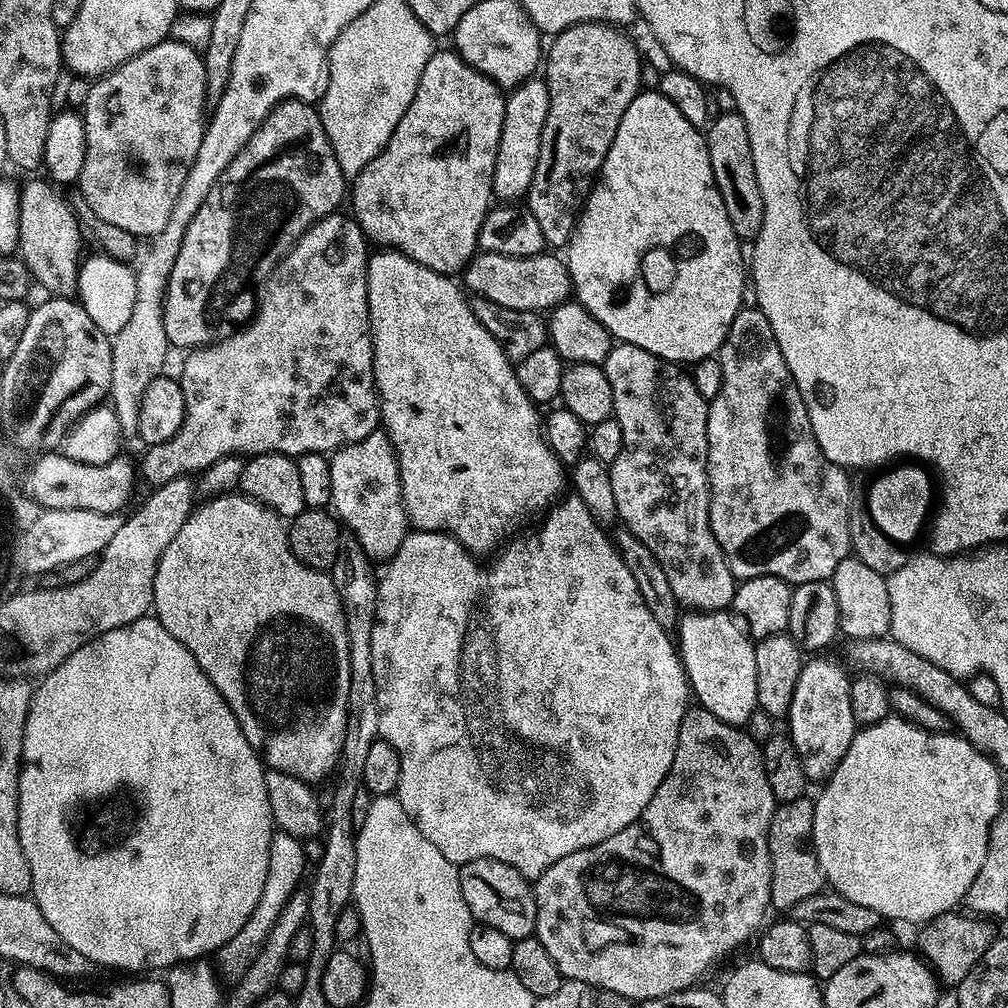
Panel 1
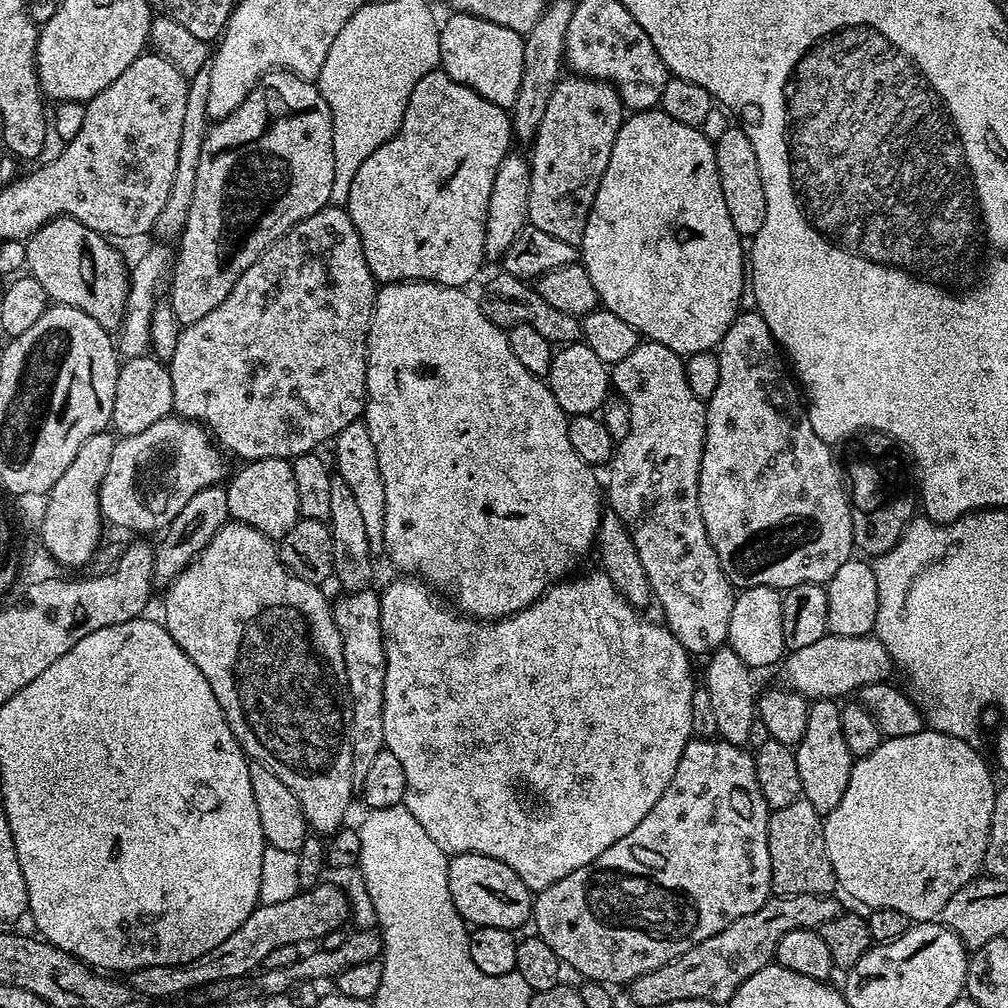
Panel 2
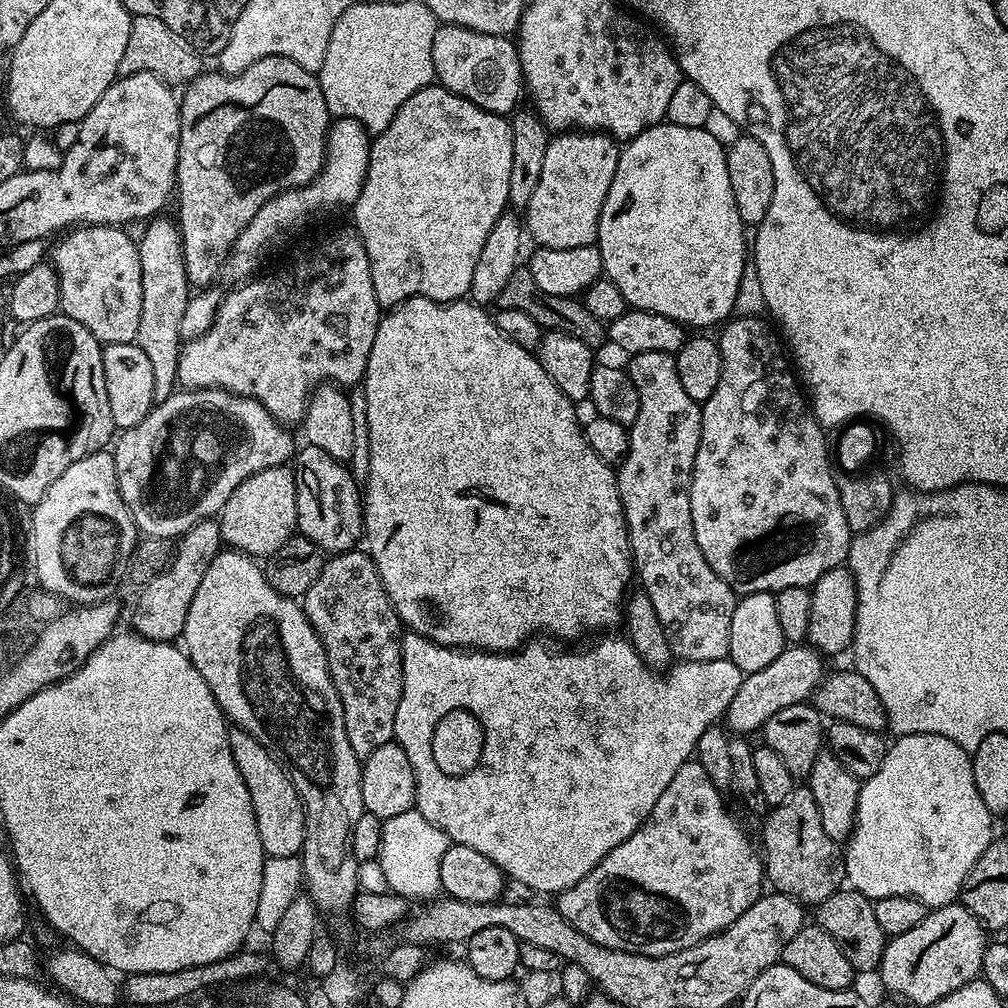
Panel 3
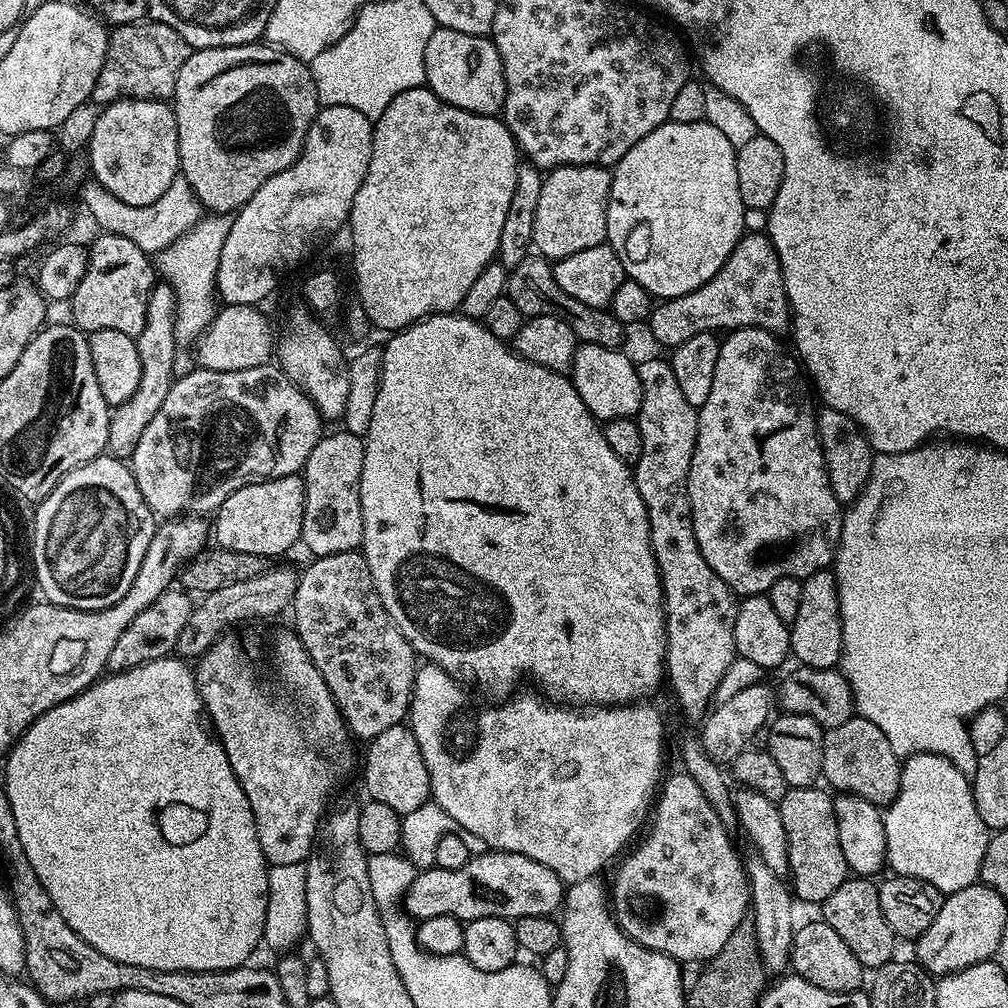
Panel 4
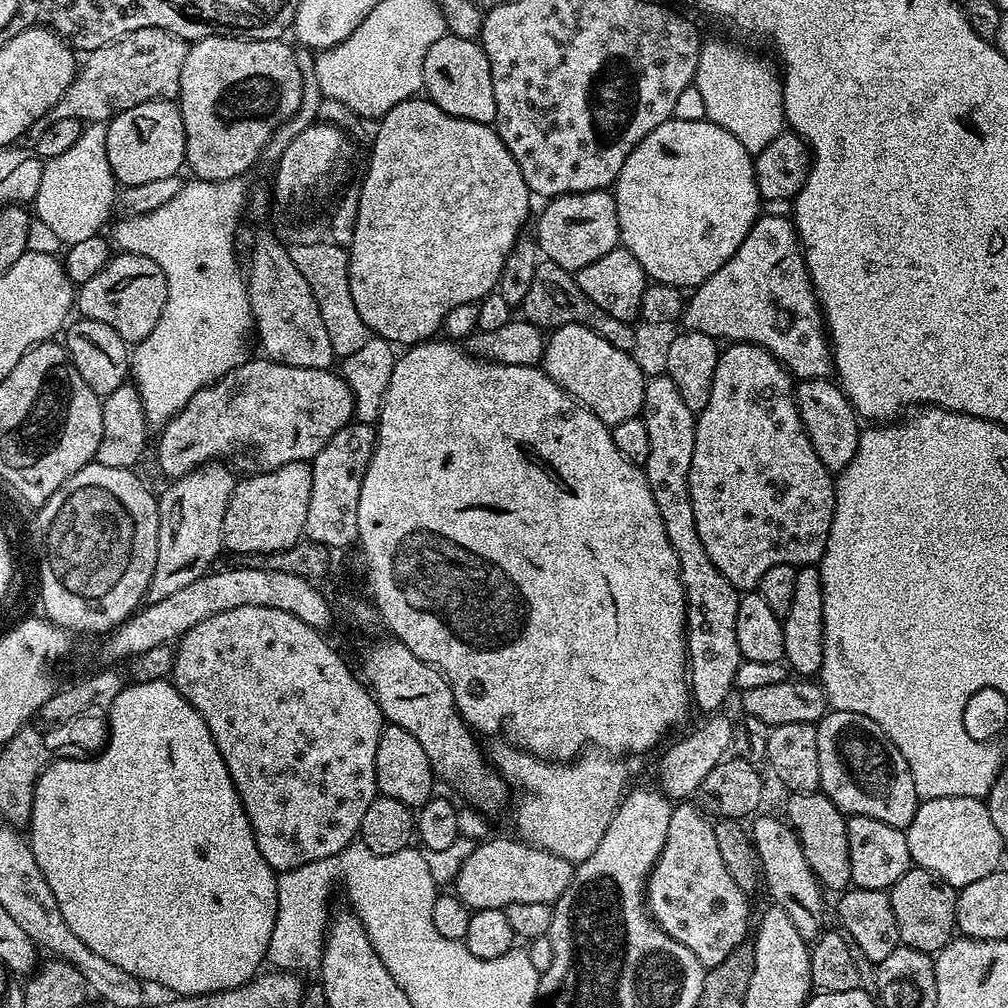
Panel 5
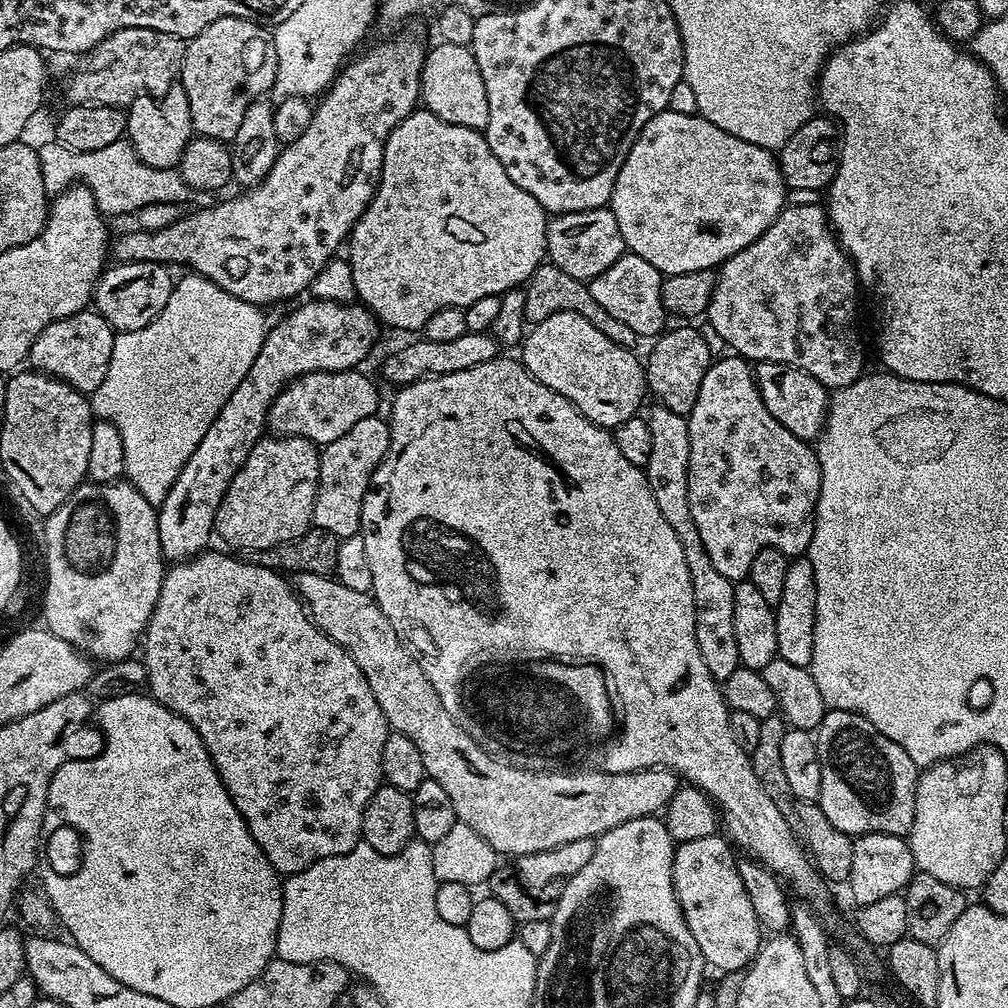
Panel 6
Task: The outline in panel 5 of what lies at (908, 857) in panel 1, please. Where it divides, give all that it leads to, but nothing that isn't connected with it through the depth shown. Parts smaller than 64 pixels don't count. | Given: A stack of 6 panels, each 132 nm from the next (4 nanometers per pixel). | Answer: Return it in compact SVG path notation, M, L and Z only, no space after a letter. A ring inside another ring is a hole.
M934 798L923 801L906 831L913 865L940 876L958 890L970 882L978 882L978 878L986 878L986 874L1001 867L1000 855L1006 840L994 826L984 800Z

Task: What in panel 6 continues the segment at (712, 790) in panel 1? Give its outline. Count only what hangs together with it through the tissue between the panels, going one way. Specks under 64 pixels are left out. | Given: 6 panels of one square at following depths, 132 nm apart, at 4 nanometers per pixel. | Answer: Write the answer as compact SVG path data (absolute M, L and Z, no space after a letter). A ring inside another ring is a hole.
M717 834L679 845L672 859L674 890L686 926L694 942L698 942L705 965L712 967L713 964L720 974L747 969L762 945L762 925L750 898L746 898L742 878L736 869L737 857L732 856L731 851L729 841Z

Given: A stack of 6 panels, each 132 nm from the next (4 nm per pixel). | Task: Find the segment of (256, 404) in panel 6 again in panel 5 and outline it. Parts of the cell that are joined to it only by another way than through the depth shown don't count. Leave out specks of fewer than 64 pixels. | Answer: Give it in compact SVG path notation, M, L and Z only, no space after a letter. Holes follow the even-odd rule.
M213 462L201 464L185 476L175 477L169 483L172 485L159 493L158 558L154 562L147 595L151 603L162 602L162 598L182 590L182 586L190 586L190 582L215 565L212 563L222 552L224 542L226 506L237 483L237 473L227 463Z

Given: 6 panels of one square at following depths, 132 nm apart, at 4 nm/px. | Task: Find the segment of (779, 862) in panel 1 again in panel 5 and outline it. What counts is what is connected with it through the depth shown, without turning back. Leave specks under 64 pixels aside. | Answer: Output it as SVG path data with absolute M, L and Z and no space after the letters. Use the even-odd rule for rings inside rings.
M794 792L787 797L783 815L786 822L796 832L802 846L802 854L806 854L806 862L810 862L810 870L816 875L821 889L828 888L833 894L839 894L852 884L850 874L850 842L848 841L848 822L845 813L840 811L823 792Z

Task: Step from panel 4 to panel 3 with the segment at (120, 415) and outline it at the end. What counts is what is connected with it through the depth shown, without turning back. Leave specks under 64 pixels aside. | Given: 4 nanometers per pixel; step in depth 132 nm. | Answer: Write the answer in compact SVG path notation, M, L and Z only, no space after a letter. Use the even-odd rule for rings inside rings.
M160 214L149 219L144 227L144 233L138 236L142 266L142 318L138 318L138 334L134 343L150 362L154 373L154 398L159 402L170 398L178 388L176 375L182 347L179 327L190 297L190 285L179 223Z

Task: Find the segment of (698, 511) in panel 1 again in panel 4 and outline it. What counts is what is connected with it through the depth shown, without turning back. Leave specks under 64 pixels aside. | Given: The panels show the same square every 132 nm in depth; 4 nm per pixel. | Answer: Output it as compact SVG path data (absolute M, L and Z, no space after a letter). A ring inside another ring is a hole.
M667 359L639 361L636 369L642 382L642 406L638 413L638 423L642 430L642 458L638 458L634 466L634 475L638 494L642 494L642 502L648 507L650 542L664 591L666 682L668 686L672 686L672 692L676 695L681 710L690 719L699 721L709 711L708 699L711 701L715 697L718 682L722 682L726 670L730 670L737 658L734 646L734 618L738 596L726 582L722 582L722 578L718 578L718 574L714 574L714 570L710 570L694 538L694 522L688 497L688 471L696 445L697 409L692 408L690 402L686 402L681 388L678 387L678 378L674 378L674 370Z

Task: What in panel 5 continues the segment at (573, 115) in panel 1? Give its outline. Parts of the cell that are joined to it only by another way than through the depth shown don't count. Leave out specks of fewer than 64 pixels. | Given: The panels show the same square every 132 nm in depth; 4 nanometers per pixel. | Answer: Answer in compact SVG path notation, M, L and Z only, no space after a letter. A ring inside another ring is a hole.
M611 191L583 192L554 196L540 212L534 239L547 259L575 274L582 266L598 262L602 254L610 254L620 244L620 227L616 197Z

